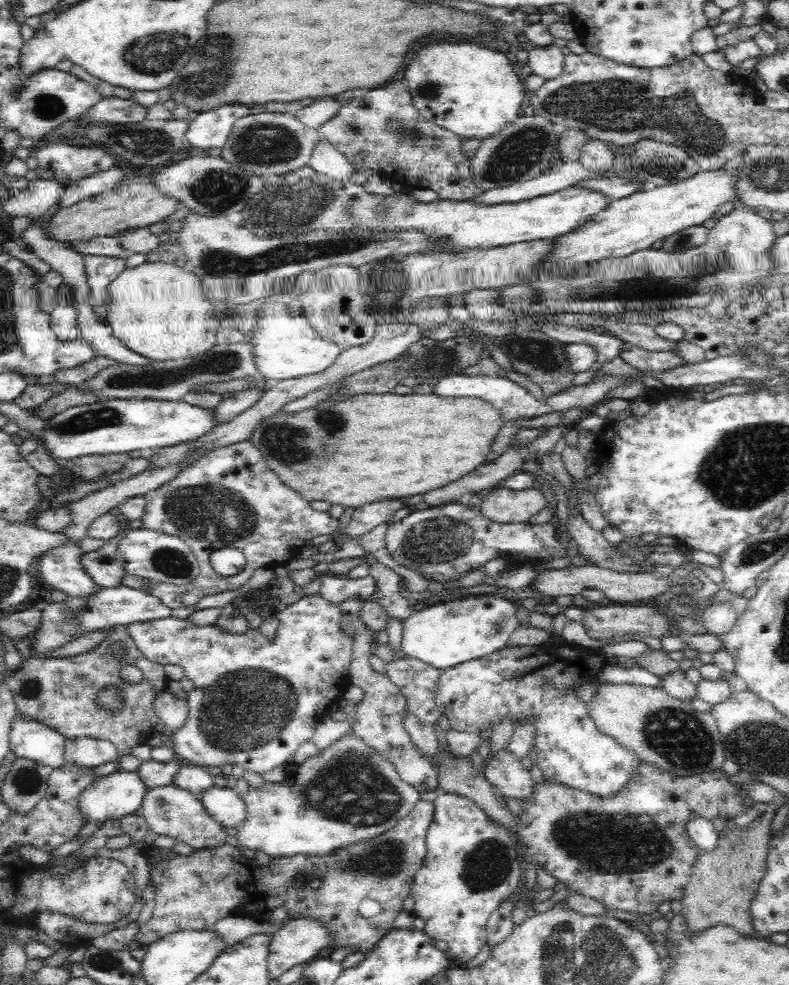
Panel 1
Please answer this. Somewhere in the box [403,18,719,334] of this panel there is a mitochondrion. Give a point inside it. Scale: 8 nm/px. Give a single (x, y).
(522, 151)

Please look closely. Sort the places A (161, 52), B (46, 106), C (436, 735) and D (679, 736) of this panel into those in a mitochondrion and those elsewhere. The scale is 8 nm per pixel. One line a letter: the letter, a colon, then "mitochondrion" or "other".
A: mitochondrion
B: mitochondrion
C: other
D: mitochondrion

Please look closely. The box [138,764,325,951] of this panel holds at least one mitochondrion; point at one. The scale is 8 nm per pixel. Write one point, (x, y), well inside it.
(257, 900)

